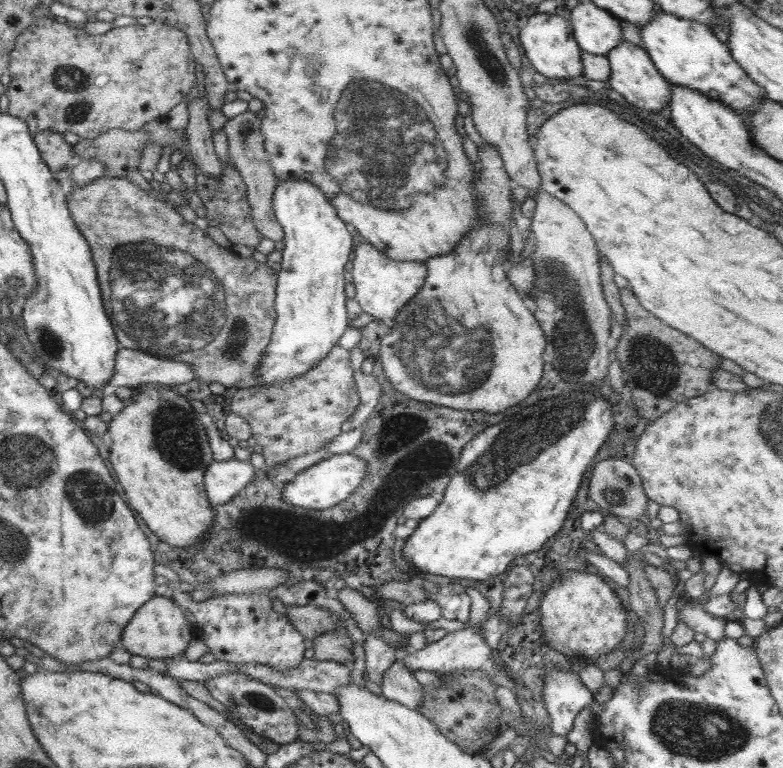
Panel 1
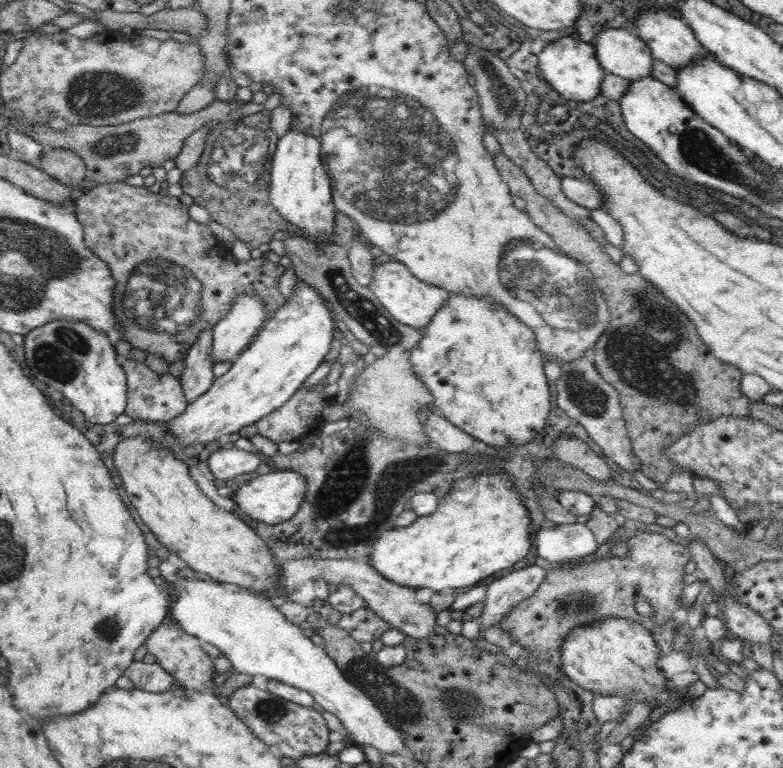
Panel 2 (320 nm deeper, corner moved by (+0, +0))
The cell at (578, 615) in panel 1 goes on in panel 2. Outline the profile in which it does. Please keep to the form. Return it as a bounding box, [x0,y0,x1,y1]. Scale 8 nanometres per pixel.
[560,616,670,707]

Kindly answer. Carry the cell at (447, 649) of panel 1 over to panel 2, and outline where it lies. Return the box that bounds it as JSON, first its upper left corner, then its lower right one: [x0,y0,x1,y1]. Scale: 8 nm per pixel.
[480,566,547,628]

